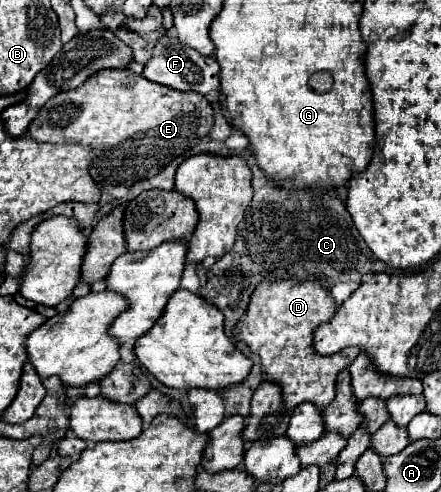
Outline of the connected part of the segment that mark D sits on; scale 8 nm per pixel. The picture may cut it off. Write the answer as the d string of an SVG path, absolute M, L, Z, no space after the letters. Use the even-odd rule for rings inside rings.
M281 280L275 284L259 284L251 294L245 318L233 328L233 338L249 346L261 358L261 370L269 382L281 388L285 408L295 408L301 402L311 402L317 408L327 408L335 400L335 378L343 368L359 356L359 348L347 348L335 356L319 356L313 350L313 330L333 318L335 304L329 290L319 284L295 284Z

